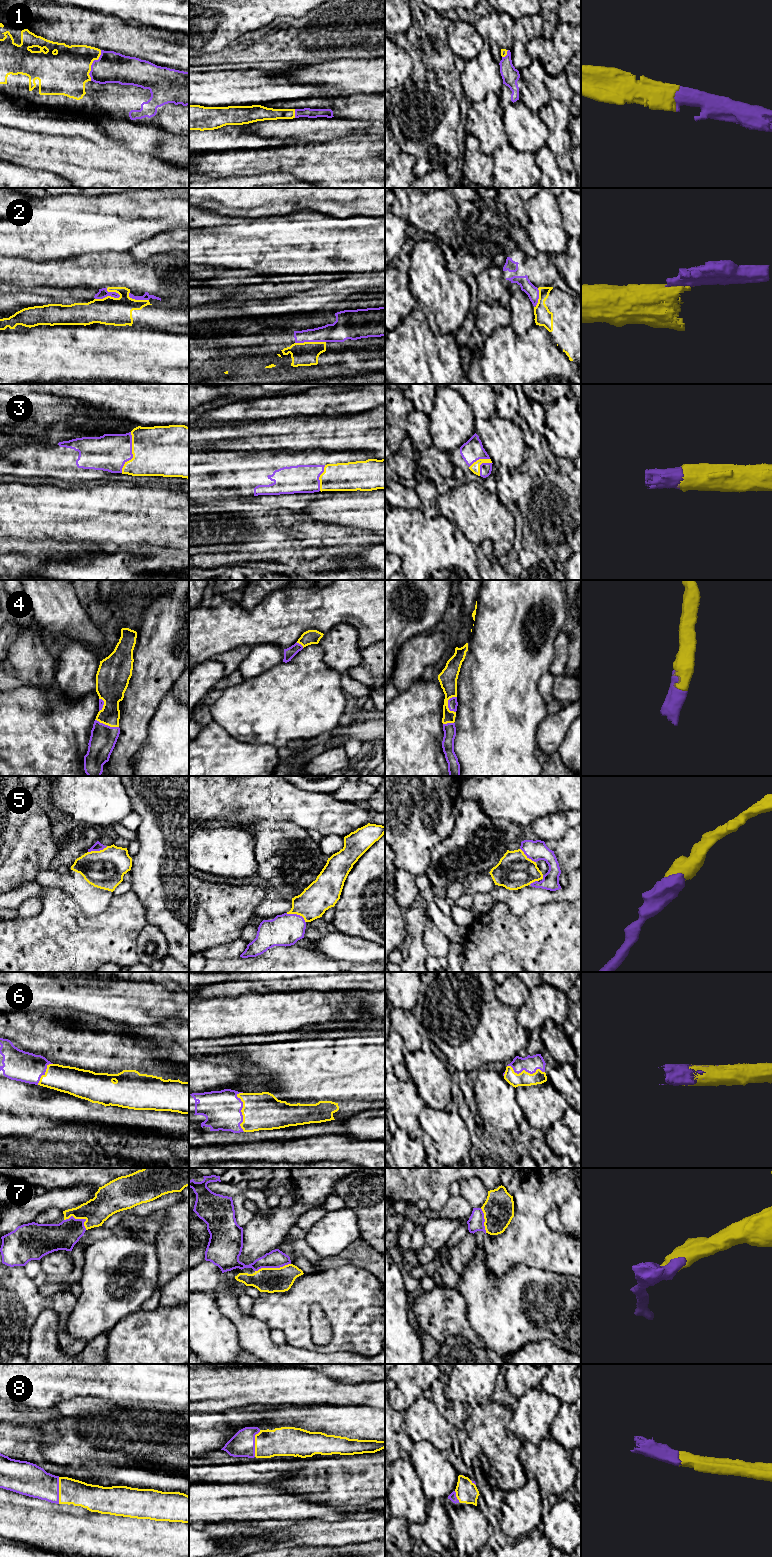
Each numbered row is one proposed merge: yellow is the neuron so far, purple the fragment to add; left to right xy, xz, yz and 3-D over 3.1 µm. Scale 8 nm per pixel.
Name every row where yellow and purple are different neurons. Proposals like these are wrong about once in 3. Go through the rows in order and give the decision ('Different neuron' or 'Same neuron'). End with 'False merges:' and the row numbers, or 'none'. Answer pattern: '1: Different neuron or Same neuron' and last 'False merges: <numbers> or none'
1: Same neuron
2: Different neuron
3: Same neuron
4: Same neuron
5: Same neuron
6: Same neuron
7: Same neuron
8: Same neuron
False merges: 2

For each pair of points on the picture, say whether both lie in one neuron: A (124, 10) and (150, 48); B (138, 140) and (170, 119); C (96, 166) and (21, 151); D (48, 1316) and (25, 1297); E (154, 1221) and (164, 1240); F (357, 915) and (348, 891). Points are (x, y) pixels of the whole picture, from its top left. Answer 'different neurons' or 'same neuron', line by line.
A: different neurons
B: different neurons
C: same neuron
D: different neurons
E: different neurons
F: same neuron

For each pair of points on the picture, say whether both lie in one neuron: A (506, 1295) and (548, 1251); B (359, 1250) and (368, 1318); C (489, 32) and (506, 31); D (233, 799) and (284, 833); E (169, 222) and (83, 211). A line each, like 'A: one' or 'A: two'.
A: two
B: two
C: one
D: two
E: one

